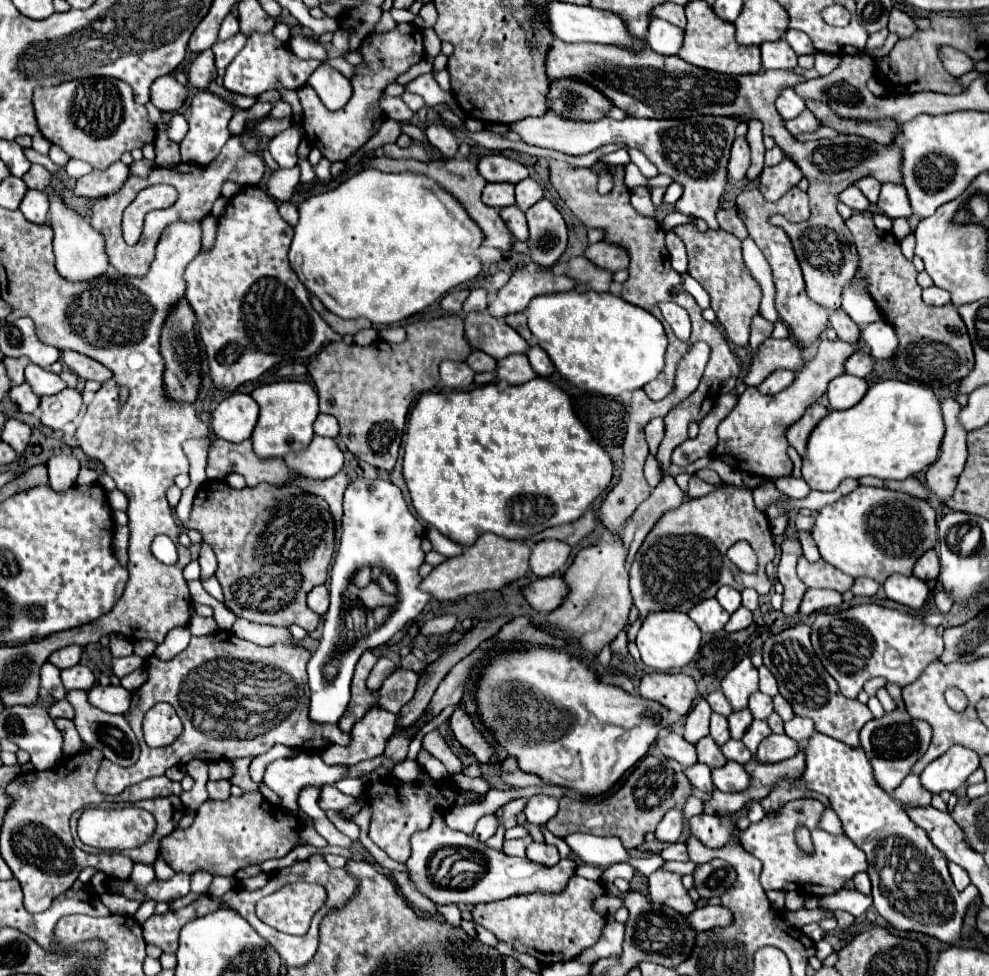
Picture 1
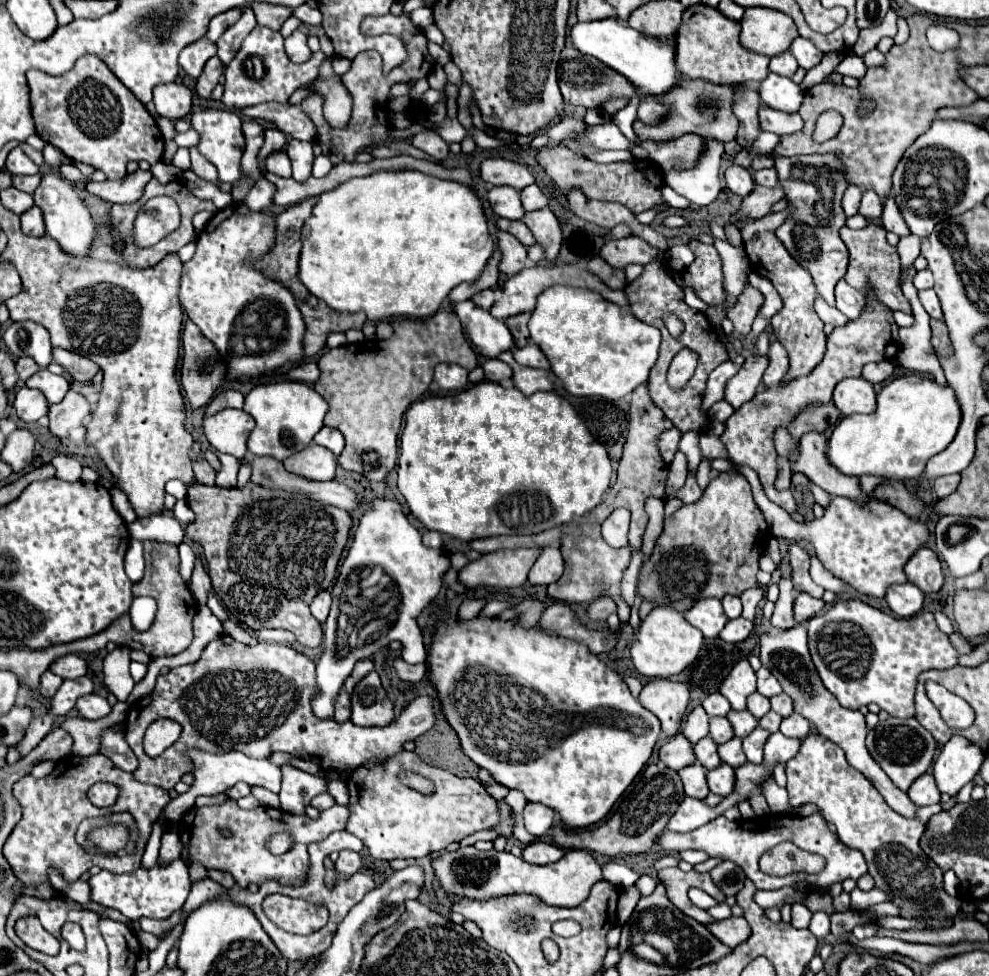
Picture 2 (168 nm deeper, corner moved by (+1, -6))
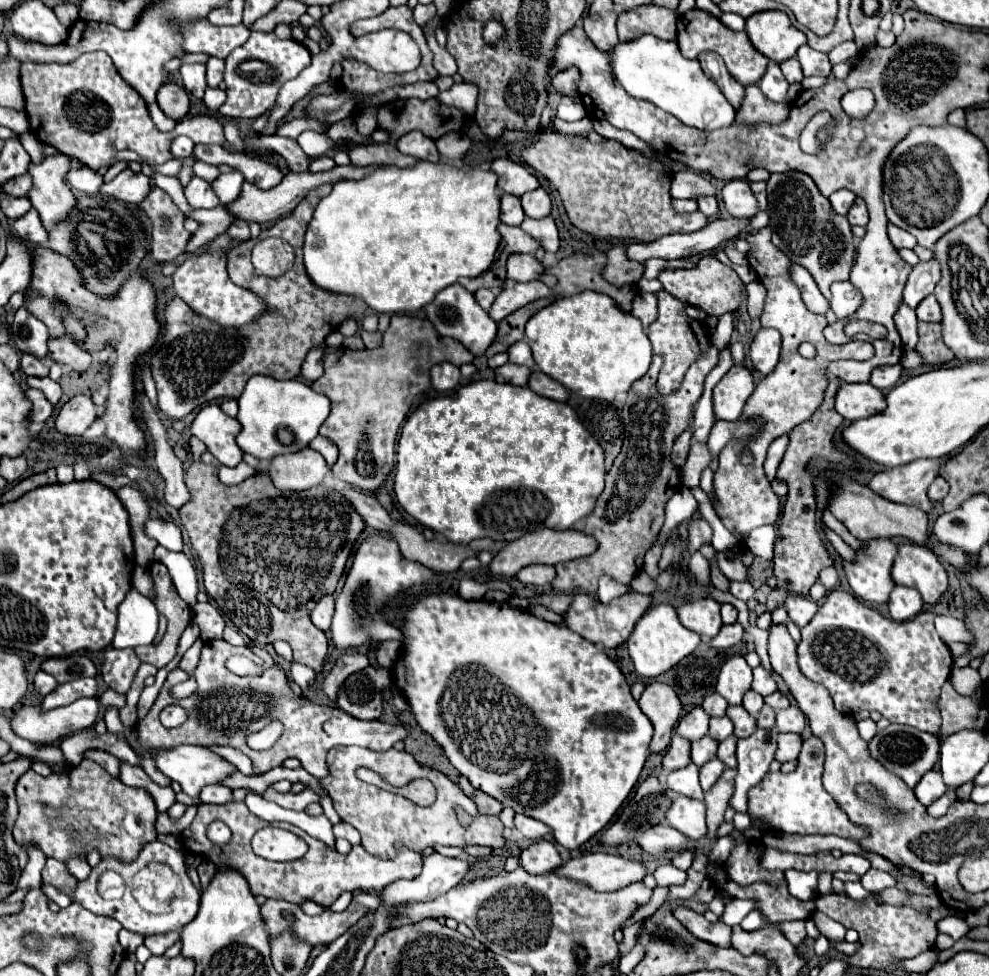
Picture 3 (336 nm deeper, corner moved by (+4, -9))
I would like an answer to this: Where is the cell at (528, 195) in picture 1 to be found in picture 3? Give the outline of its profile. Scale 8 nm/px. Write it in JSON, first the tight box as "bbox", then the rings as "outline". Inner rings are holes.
{"bbox":[521,187,551,219],"outline":[[[543,187],[525,193],[521,197],[521,203],[523,203],[523,209],[525,209],[527,217],[543,219],[543,217],[547,217],[551,213],[551,199],[549,199],[549,195],[547,195],[547,191]]]}

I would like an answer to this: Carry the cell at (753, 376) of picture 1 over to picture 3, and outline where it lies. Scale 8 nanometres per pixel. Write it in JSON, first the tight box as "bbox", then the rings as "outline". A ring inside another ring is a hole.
{"bbox":[713,365,753,421],"outline":[[[735,365],[713,387],[713,413],[717,421],[737,421],[743,413],[747,397],[753,393],[751,371],[743,365]]]}

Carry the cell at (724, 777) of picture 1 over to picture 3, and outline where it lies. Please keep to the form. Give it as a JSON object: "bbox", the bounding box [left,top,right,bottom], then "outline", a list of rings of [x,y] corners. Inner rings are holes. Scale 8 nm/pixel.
{"bbox":[701,757,725,791],"outline":[[[715,757],[715,759],[709,759],[703,767],[701,767],[701,787],[703,791],[711,789],[711,785],[715,785],[715,781],[721,777],[725,765]]]}

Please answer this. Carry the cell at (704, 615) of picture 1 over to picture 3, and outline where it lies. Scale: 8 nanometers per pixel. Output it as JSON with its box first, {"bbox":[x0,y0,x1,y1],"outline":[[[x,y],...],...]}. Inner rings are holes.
{"bbox":[677,597,723,639],"outline":[[[701,597],[701,599],[695,599],[695,601],[683,603],[677,609],[677,615],[679,615],[679,621],[687,629],[699,633],[703,639],[711,639],[719,633],[719,629],[723,625],[719,607],[721,607],[721,603],[717,603],[715,599]]]}

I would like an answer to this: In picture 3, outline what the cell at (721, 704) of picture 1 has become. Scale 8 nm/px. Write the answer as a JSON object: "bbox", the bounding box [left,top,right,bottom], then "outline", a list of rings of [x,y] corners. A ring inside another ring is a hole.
{"bbox":[701,693,727,717],"outline":[[[711,693],[709,697],[703,699],[701,707],[705,709],[705,713],[709,713],[711,717],[723,717],[725,709],[727,709],[727,701],[719,695],[719,693]]]}

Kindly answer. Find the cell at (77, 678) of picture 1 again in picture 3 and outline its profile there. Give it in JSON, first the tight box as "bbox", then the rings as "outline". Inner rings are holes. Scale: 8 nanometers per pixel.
{"bbox":[43,677,97,711],"outline":[[[87,677],[69,681],[59,685],[55,691],[51,691],[45,699],[43,699],[43,711],[55,709],[55,707],[63,707],[69,705],[81,697],[95,697],[97,695],[97,681],[94,677]]]}

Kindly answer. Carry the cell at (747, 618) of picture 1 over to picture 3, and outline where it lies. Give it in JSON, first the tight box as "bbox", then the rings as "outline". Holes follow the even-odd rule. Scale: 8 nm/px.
{"bbox":[709,623,743,649],"outline":[[[733,623],[733,625],[723,625],[721,631],[709,641],[711,647],[715,649],[727,649],[727,647],[733,647],[737,645],[741,639],[743,639],[743,627],[739,623]]]}

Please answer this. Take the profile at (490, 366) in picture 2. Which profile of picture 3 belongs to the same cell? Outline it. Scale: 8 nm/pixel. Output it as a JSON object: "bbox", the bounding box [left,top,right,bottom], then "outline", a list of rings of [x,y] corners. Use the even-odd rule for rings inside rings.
{"bbox":[495,363,533,387],"outline":[[[507,363],[499,369],[495,369],[495,373],[499,375],[499,379],[511,383],[511,385],[519,385],[519,387],[525,387],[533,369],[529,367],[521,367],[521,365],[513,365],[513,363]]]}

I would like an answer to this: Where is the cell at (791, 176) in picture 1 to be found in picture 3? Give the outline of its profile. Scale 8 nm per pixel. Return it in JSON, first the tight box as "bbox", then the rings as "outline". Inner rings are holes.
{"bbox":[627,219,749,263],"outline":[[[713,219],[707,227],[695,233],[671,233],[663,235],[651,243],[631,243],[627,253],[633,261],[645,263],[647,259],[679,259],[689,255],[703,255],[715,251],[721,243],[729,241],[741,229],[747,227],[749,221],[731,219]]]}

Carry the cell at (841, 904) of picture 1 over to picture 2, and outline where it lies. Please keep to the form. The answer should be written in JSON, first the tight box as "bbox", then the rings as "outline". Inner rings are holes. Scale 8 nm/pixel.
{"bbox":[850,888,888,912],"outline":[[[854,888],[850,896],[852,896],[850,910],[854,910],[854,912],[862,912],[868,906],[874,906],[878,902],[886,902],[888,900],[888,894],[882,894],[882,890],[878,890],[878,888],[872,888],[870,892],[862,892],[862,890]]]}

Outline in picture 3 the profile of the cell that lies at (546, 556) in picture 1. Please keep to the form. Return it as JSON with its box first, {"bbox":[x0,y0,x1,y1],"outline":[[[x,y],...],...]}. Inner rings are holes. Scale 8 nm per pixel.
{"bbox":[517,565,555,585],"outline":[[[527,565],[517,573],[517,579],[525,585],[547,585],[555,579],[555,569],[551,565]]]}

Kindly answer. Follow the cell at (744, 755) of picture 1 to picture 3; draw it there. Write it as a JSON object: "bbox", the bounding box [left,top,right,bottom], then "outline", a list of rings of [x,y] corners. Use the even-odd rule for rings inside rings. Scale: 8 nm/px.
{"bbox":[717,735,737,769],"outline":[[[731,735],[727,737],[723,743],[719,743],[719,751],[717,751],[717,757],[731,769],[737,767],[737,759],[735,759],[735,747],[737,747],[737,737]]]}

